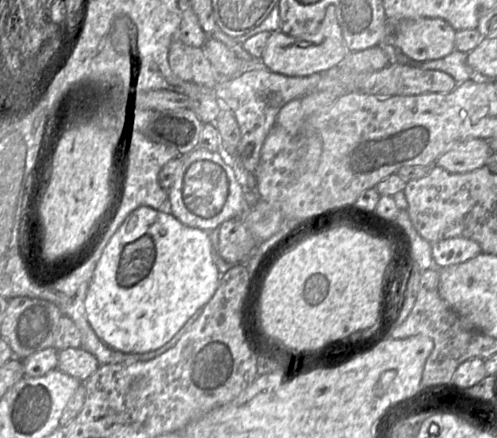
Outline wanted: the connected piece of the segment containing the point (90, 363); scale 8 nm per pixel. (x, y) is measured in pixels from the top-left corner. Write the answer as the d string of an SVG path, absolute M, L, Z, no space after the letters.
M67 348L58 352L57 369L85 382L98 368L97 358L83 348Z

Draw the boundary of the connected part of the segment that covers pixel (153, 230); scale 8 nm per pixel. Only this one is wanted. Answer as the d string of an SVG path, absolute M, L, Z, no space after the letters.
M147 206L130 213L102 252L85 297L87 320L107 346L122 354L143 354L169 342L214 295L220 273L212 259L210 234L184 225L172 214Z

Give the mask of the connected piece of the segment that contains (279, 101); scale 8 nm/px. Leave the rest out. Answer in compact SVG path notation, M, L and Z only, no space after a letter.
M257 69L229 78L212 89L224 108L232 112L240 128L241 138L237 147L236 158L231 161L237 168L239 175L240 173L255 173L262 146L267 135L276 124L280 109L293 99L318 92L315 91L315 86L322 76L322 73L314 73L304 77L290 77L271 72L269 69Z

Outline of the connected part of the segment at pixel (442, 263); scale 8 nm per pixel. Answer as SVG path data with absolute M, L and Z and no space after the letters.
M449 238L432 243L434 267L437 268L445 268L466 262L480 253L480 245L467 238Z

